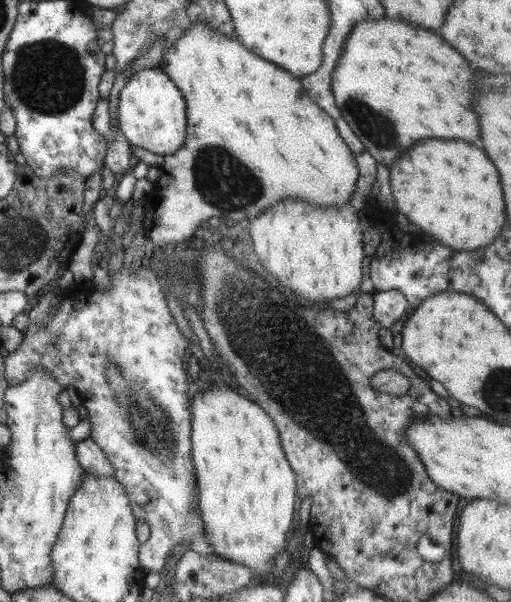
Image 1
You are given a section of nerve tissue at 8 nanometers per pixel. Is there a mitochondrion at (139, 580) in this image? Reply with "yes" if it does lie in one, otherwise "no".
no

